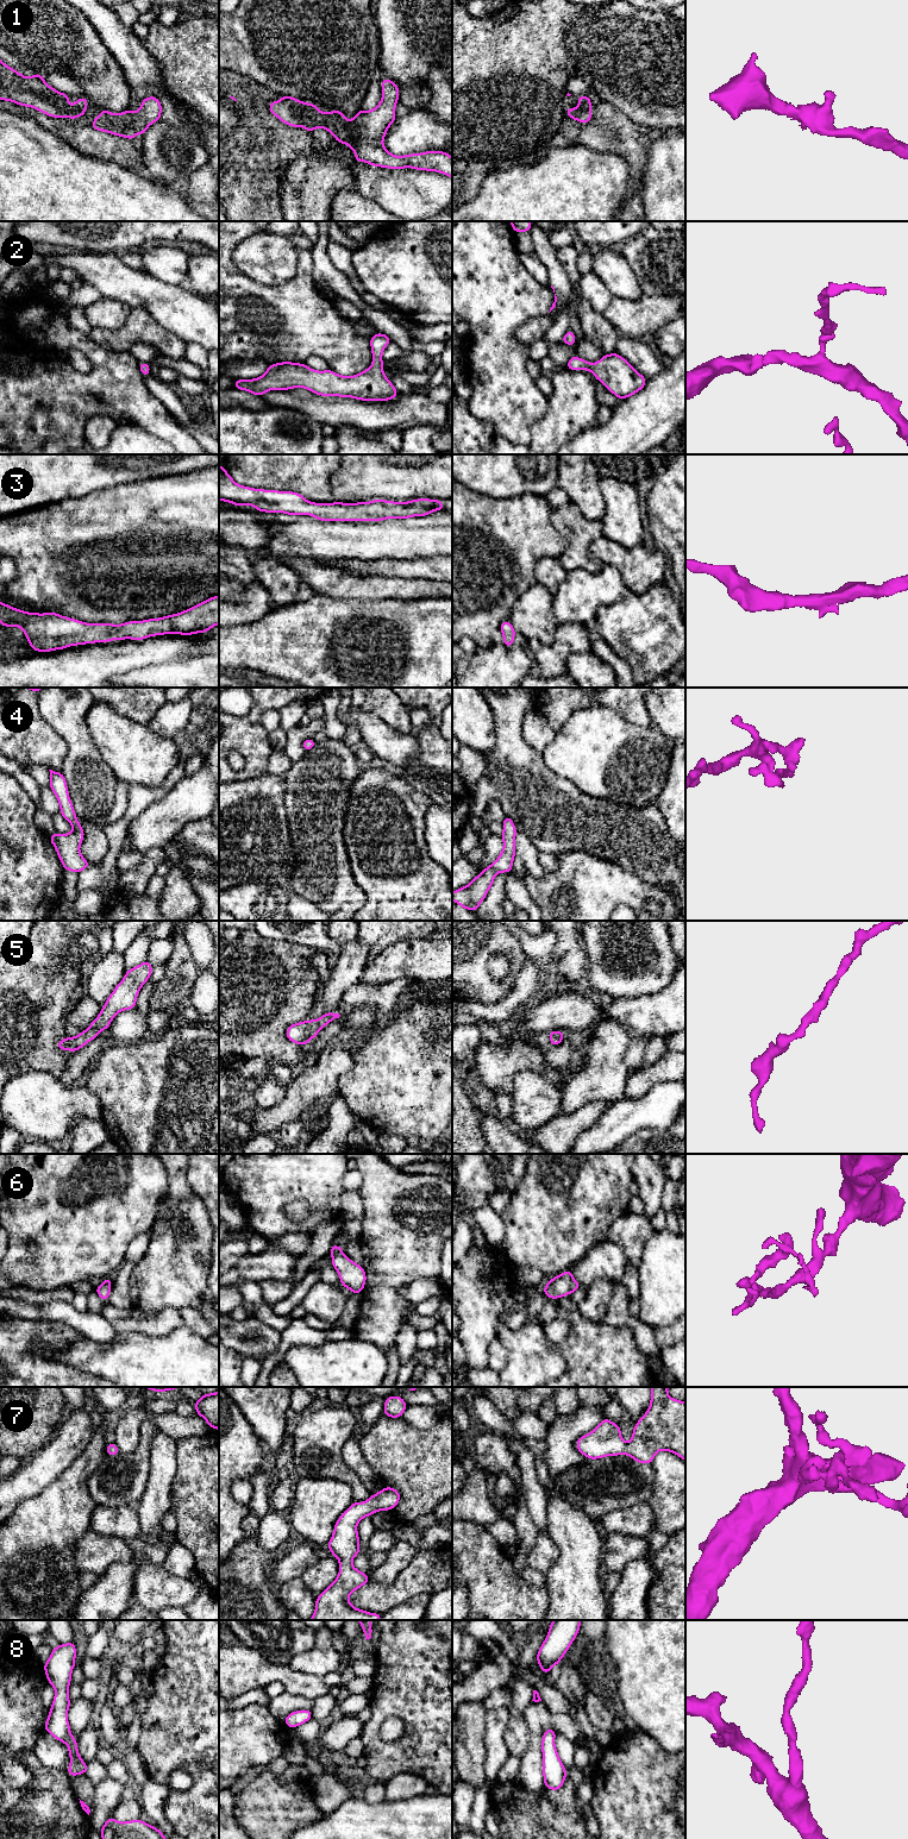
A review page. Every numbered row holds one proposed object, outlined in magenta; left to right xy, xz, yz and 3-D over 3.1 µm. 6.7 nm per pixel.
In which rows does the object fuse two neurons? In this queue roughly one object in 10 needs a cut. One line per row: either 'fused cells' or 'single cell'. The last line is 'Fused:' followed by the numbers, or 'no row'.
1: single cell
2: single cell
3: single cell
4: single cell
5: single cell
6: single cell
7: single cell
8: single cell
Fused: no row

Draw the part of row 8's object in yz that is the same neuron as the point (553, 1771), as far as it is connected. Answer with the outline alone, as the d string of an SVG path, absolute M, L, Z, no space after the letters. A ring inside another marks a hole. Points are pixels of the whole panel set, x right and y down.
M547 1728L541 1738L544 1785L550 1790L559 1790L566 1778L566 1769L561 1762L555 1745L556 1731Z

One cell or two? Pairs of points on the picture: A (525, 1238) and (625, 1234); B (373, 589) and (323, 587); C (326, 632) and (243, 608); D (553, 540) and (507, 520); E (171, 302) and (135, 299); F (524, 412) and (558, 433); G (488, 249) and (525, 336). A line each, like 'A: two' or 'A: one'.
A: two
B: one
C: two
D: one
E: one
F: two
G: two

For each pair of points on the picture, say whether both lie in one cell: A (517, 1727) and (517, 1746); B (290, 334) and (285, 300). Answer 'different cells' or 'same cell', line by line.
A: same cell
B: same cell

